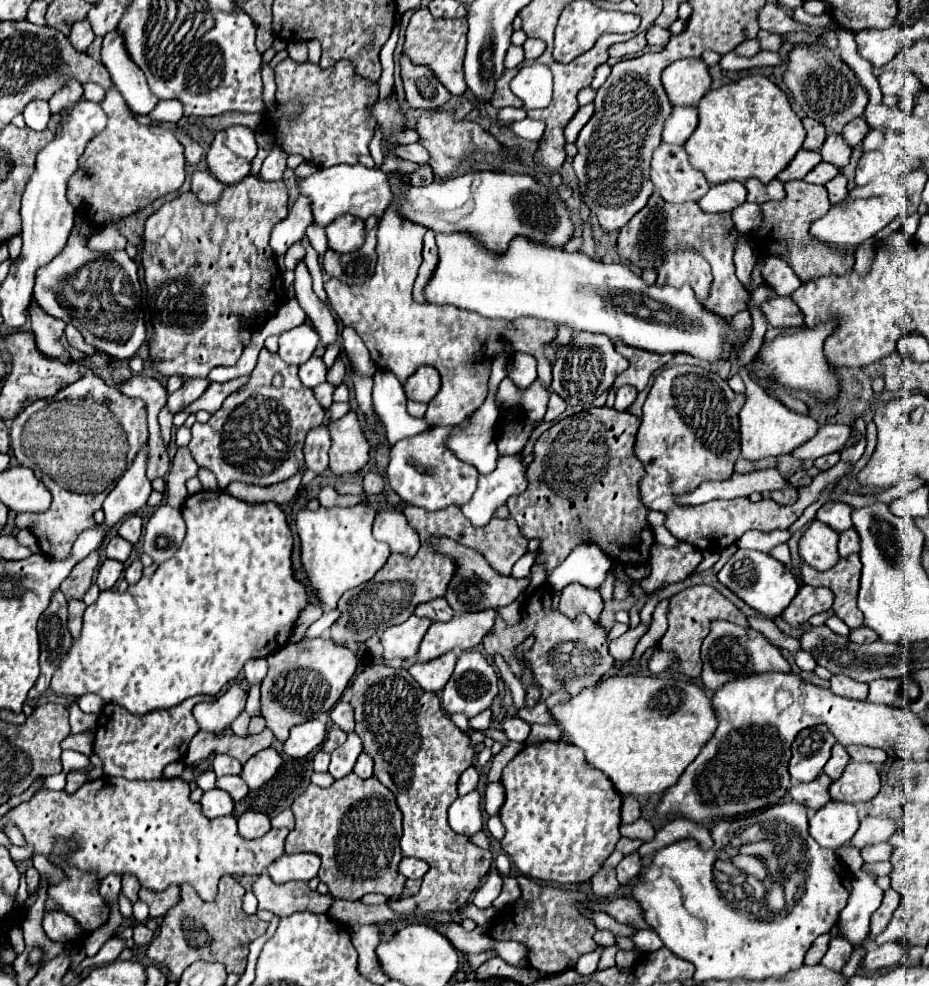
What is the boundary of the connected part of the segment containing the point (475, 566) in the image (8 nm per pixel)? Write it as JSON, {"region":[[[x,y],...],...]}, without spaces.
{"region":[[[436,539],[434,541],[436,551],[450,555],[456,559],[456,573],[450,581],[448,593],[446,593],[446,601],[448,605],[456,611],[456,613],[466,613],[466,611],[484,611],[484,609],[498,609],[498,607],[506,607],[510,605],[522,591],[526,591],[528,587],[528,579],[514,579],[514,577],[504,577],[498,575],[480,555],[476,555],[474,551],[466,553],[466,565],[464,565],[464,551],[468,551],[466,547],[458,545],[452,539]]]}

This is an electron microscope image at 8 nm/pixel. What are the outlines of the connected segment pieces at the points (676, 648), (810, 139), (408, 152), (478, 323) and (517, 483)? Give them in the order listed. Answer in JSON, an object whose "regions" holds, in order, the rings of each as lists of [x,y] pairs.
{"regions":[[[[694,585],[694,587],[684,589],[670,597],[667,618],[668,631],[660,639],[660,647],[664,647],[664,651],[678,653],[680,663],[676,665],[676,673],[682,673],[686,677],[698,677],[702,671],[700,645],[710,631],[710,621],[724,619],[724,621],[732,621],[742,627],[748,625],[746,617],[740,613],[740,609],[734,603],[730,603],[724,595],[720,595],[714,587],[708,587],[708,585]]],[[[804,117],[802,119],[802,125],[806,129],[806,141],[802,145],[802,149],[808,149],[808,151],[818,151],[826,139],[826,129],[824,125],[820,125],[816,119],[810,119],[810,117]]],[[[412,143],[412,145],[398,145],[394,147],[394,153],[402,159],[408,159],[408,161],[414,161],[418,165],[426,165],[430,161],[430,155],[428,151],[420,145],[420,143]]],[[[392,205],[384,213],[378,225],[378,247],[376,247],[378,265],[376,265],[374,277],[362,285],[344,285],[338,279],[330,279],[328,283],[324,283],[324,289],[332,311],[342,319],[344,325],[350,325],[356,329],[356,333],[362,337],[364,345],[368,347],[372,361],[380,369],[392,371],[400,381],[406,381],[422,365],[430,365],[440,373],[441,388],[429,402],[429,411],[425,419],[430,426],[456,425],[456,423],[462,423],[472,413],[472,409],[478,409],[484,403],[486,391],[488,391],[490,367],[494,359],[504,353],[506,343],[512,345],[514,353],[528,353],[536,359],[544,359],[544,343],[552,343],[552,339],[556,339],[558,325],[552,321],[540,321],[532,317],[520,317],[514,321],[486,319],[486,317],[480,317],[478,313],[464,311],[452,305],[437,305],[428,301],[416,303],[412,299],[412,285],[416,281],[418,267],[422,263],[422,237],[424,237],[424,227],[402,219],[396,207]]],[[[500,455],[496,469],[478,477],[478,487],[472,499],[460,505],[460,509],[474,527],[482,527],[484,523],[488,525],[494,511],[504,505],[510,495],[522,493],[528,487],[526,483],[526,465],[522,463],[522,457]]]]}

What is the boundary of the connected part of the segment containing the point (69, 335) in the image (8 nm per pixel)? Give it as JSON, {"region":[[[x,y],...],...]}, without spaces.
{"region":[[[70,323],[68,327],[66,327],[66,339],[68,339],[68,343],[74,347],[74,349],[78,349],[78,351],[82,351],[84,355],[88,355],[88,357],[92,357],[92,355],[96,355],[96,347],[90,347],[86,341],[84,341],[84,337],[80,335],[80,331]]]}

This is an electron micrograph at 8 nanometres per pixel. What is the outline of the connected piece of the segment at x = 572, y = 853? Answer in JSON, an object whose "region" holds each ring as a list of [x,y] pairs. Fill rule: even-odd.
{"region":[[[544,741],[536,745],[526,745],[502,771],[500,779],[504,787],[504,803],[498,811],[502,825],[506,827],[506,835],[500,845],[504,853],[510,857],[514,867],[532,879],[540,879],[546,883],[584,883],[596,875],[608,855],[614,851],[620,839],[620,807],[622,795],[616,791],[612,781],[592,769],[584,761],[584,753],[564,741]]]}

